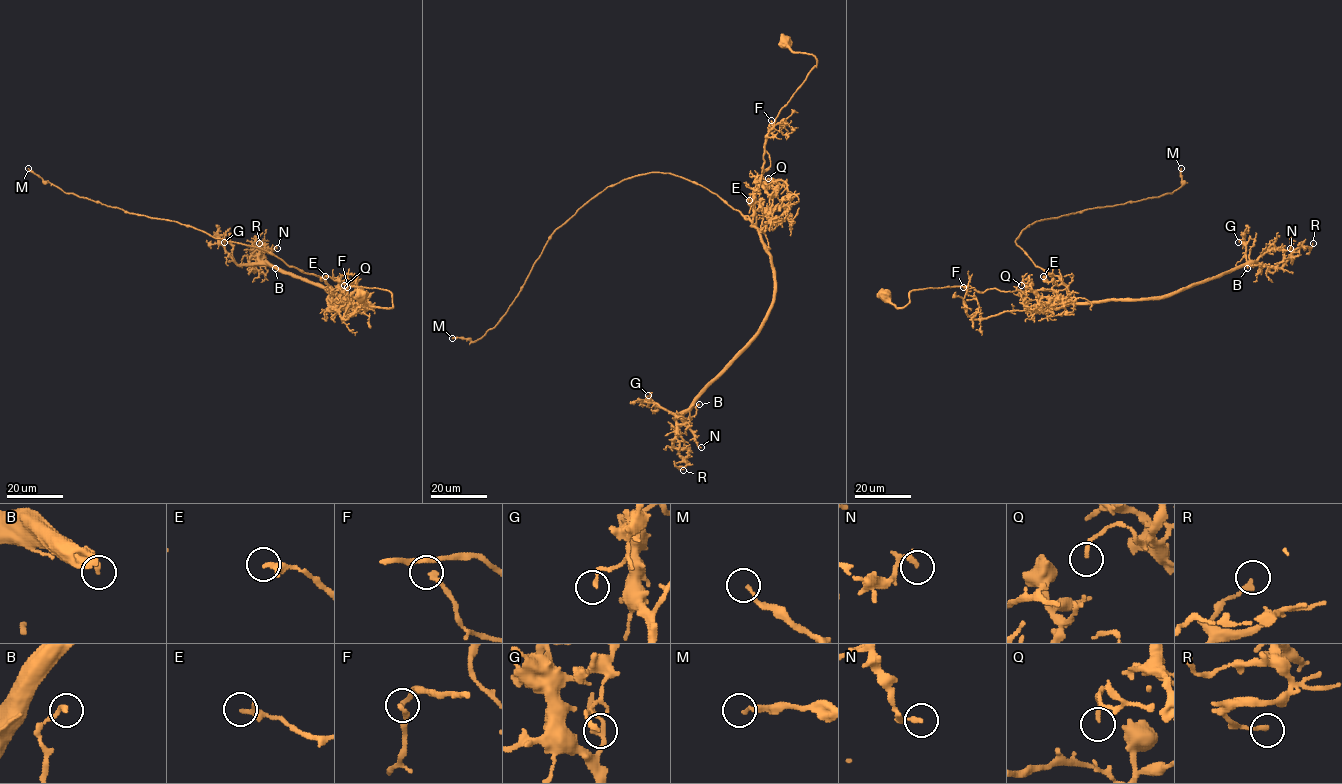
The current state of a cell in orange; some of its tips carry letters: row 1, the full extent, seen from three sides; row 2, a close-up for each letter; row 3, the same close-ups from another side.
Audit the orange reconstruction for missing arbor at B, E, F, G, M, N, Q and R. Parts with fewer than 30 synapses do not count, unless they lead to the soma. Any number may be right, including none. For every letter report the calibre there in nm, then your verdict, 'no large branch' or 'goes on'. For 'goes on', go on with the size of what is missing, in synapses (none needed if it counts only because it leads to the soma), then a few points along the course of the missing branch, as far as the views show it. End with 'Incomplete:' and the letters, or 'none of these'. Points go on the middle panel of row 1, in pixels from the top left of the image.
B: 220 nm thick; no large branch
E: 320 nm thick; no large branch
F: 240 nm thick; no large branch
G: 170 nm thick; no large branch
M: 140 nm thick; no large branch
N: 240 nm thick; no large branch
Q: 160 nm thick; no large branch
R: 190 nm thick; no large branch
Incomplete: none of these

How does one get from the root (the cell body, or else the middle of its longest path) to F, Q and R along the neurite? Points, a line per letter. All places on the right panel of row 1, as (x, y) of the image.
F: (884, 296), (902, 308), (910, 292), (924, 288), (1021, 290), (1025, 309), (983, 318), (978, 302), (963, 287)
Q: (884, 296), (898, 308), (912, 290), (953, 286), (1065, 289), (1068, 302), (1075, 299), (1041, 297), (1021, 285)
R: (884, 296), (1162, 298), (1313, 243)

